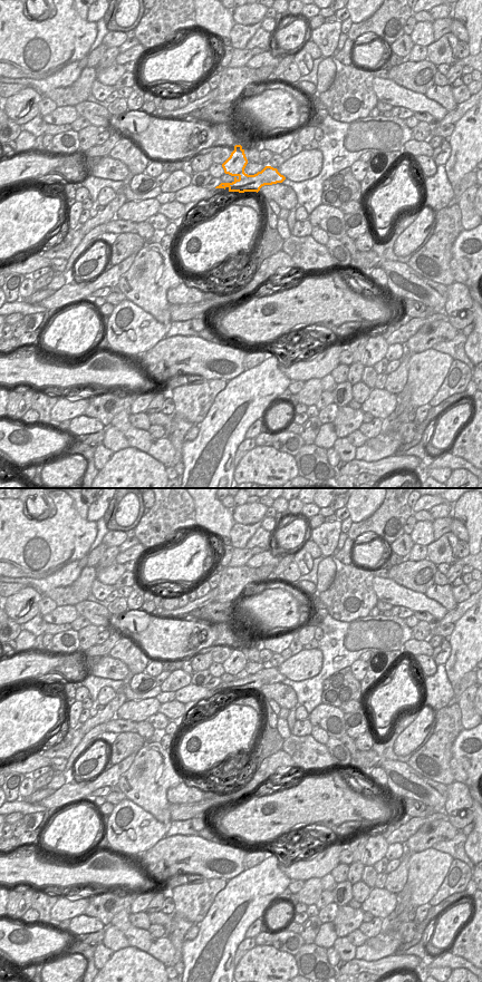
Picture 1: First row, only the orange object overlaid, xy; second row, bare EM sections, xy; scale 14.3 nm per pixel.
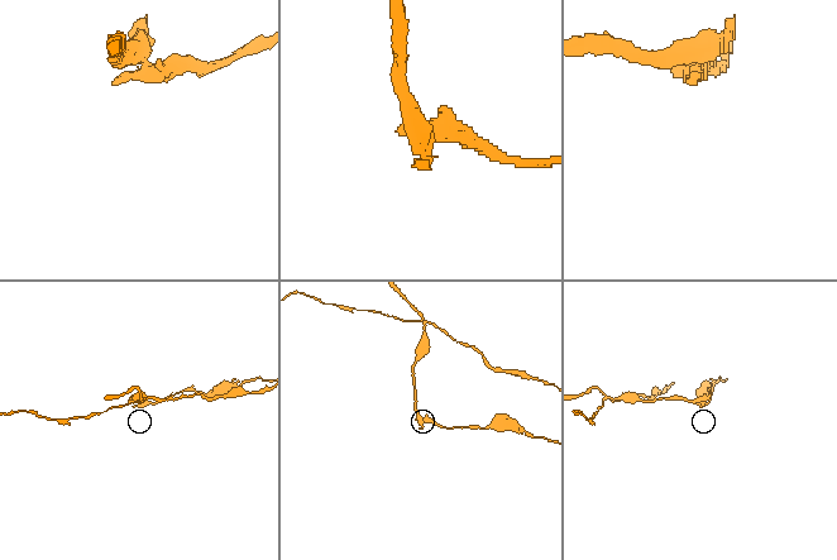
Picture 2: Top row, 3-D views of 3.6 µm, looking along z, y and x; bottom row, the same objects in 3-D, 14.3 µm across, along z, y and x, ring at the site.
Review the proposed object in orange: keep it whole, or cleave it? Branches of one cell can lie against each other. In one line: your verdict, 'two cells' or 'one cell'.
two cells

